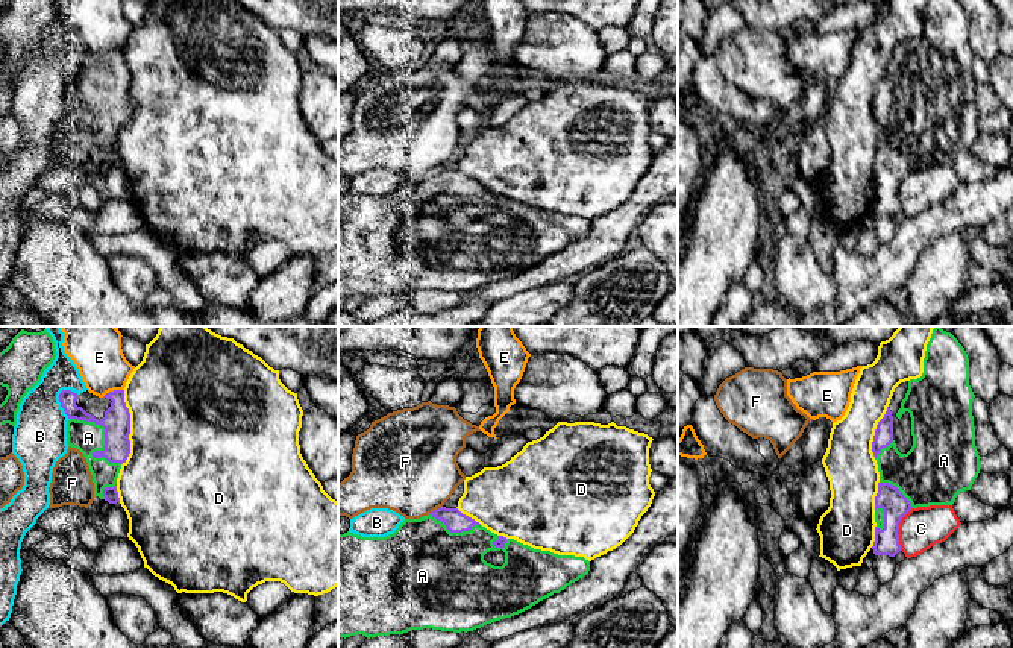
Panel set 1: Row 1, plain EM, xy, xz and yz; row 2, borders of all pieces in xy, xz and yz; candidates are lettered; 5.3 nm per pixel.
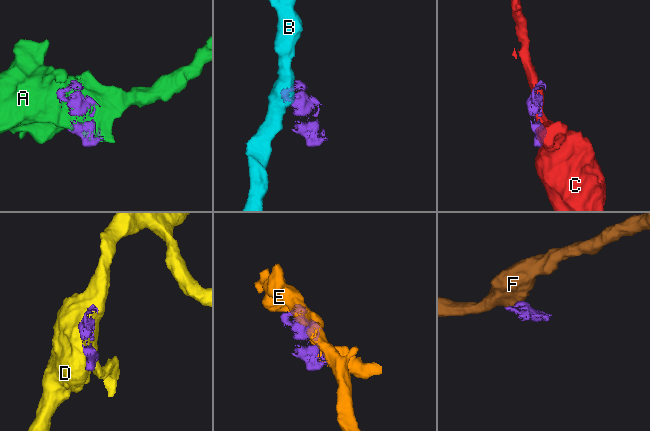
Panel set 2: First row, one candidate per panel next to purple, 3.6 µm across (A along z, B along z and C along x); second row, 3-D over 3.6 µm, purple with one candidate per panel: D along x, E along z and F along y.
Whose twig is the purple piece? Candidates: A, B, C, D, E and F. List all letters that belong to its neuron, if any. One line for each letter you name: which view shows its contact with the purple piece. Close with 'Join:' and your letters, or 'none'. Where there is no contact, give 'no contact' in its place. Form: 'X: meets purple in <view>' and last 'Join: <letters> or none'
A: meets purple in xy
Join: A

